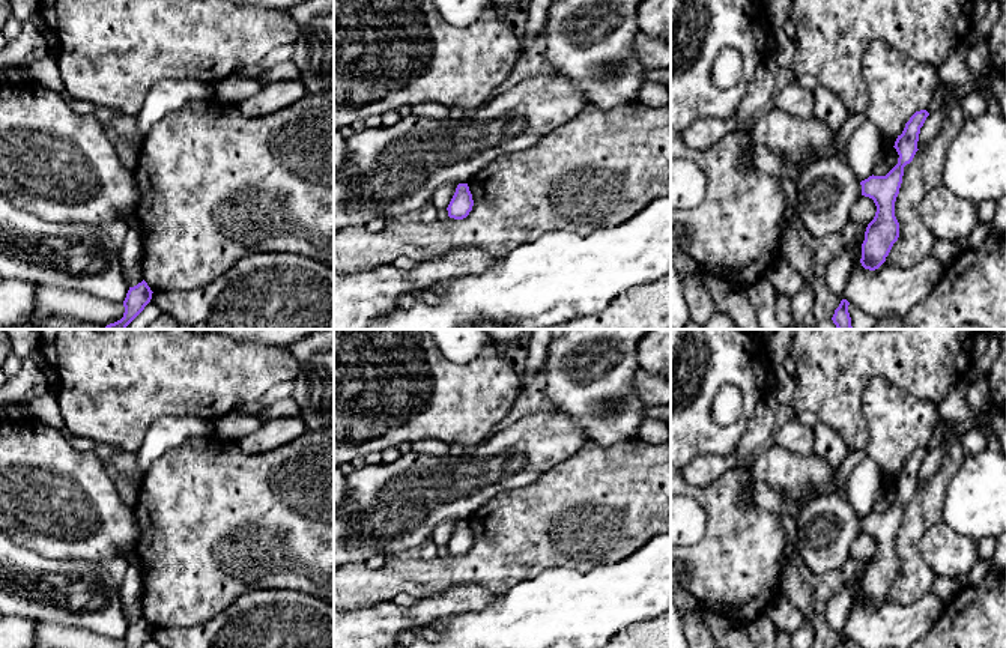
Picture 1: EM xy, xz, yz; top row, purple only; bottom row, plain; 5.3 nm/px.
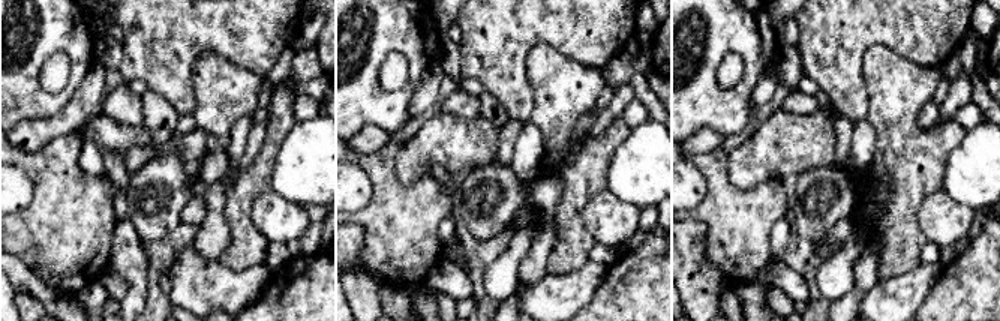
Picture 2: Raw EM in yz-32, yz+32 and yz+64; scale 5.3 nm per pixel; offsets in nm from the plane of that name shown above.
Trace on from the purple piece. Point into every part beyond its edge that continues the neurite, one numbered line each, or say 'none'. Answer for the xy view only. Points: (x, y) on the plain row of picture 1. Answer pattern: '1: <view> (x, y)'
none

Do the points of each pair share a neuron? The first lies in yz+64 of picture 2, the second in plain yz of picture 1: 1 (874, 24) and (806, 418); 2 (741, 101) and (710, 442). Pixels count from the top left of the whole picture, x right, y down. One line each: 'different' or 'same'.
1: different
2: same

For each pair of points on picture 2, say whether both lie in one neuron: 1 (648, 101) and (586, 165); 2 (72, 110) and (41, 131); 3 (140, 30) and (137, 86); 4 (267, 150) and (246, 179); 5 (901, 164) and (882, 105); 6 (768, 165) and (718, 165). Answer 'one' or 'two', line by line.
1: two
2: one
3: two
4: one
5: one
6: two

